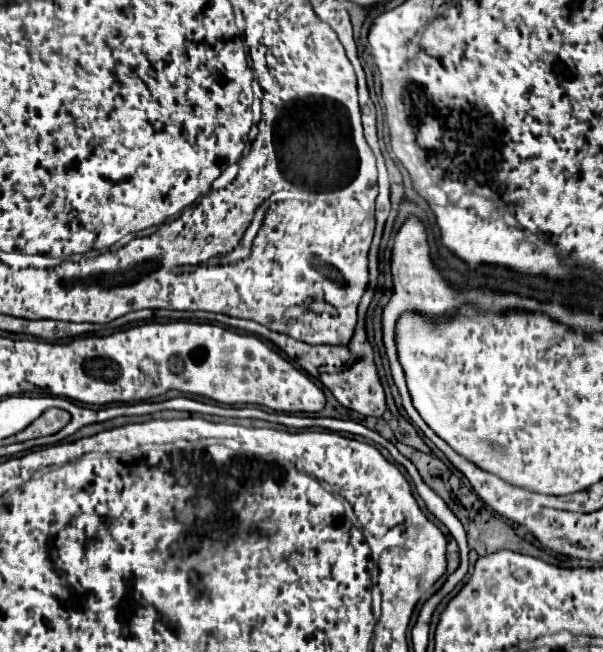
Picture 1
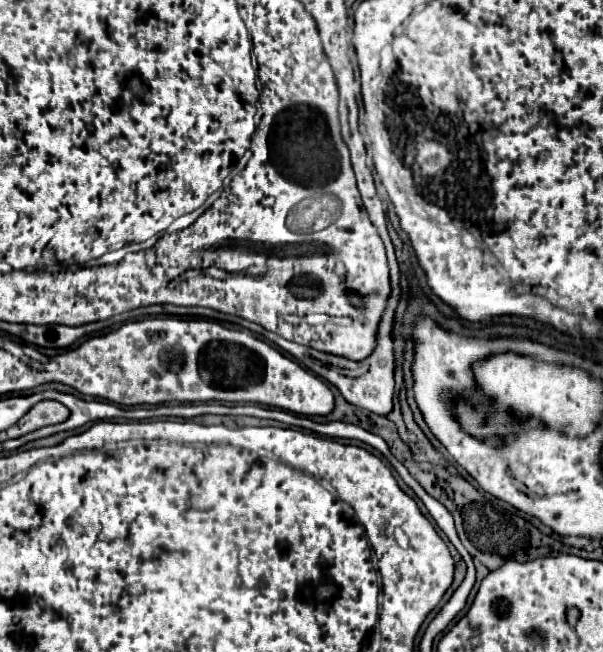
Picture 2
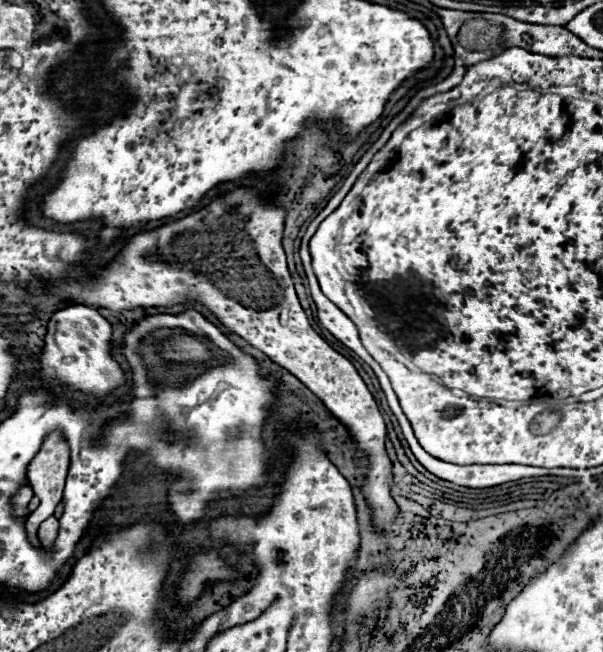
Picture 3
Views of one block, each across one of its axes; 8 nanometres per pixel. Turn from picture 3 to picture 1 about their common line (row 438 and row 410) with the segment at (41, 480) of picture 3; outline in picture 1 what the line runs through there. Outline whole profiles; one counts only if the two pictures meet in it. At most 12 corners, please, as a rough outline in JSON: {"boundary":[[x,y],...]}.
{"boundary":[[46,410],[14,442],[54,434],[70,422],[66,410]]}

